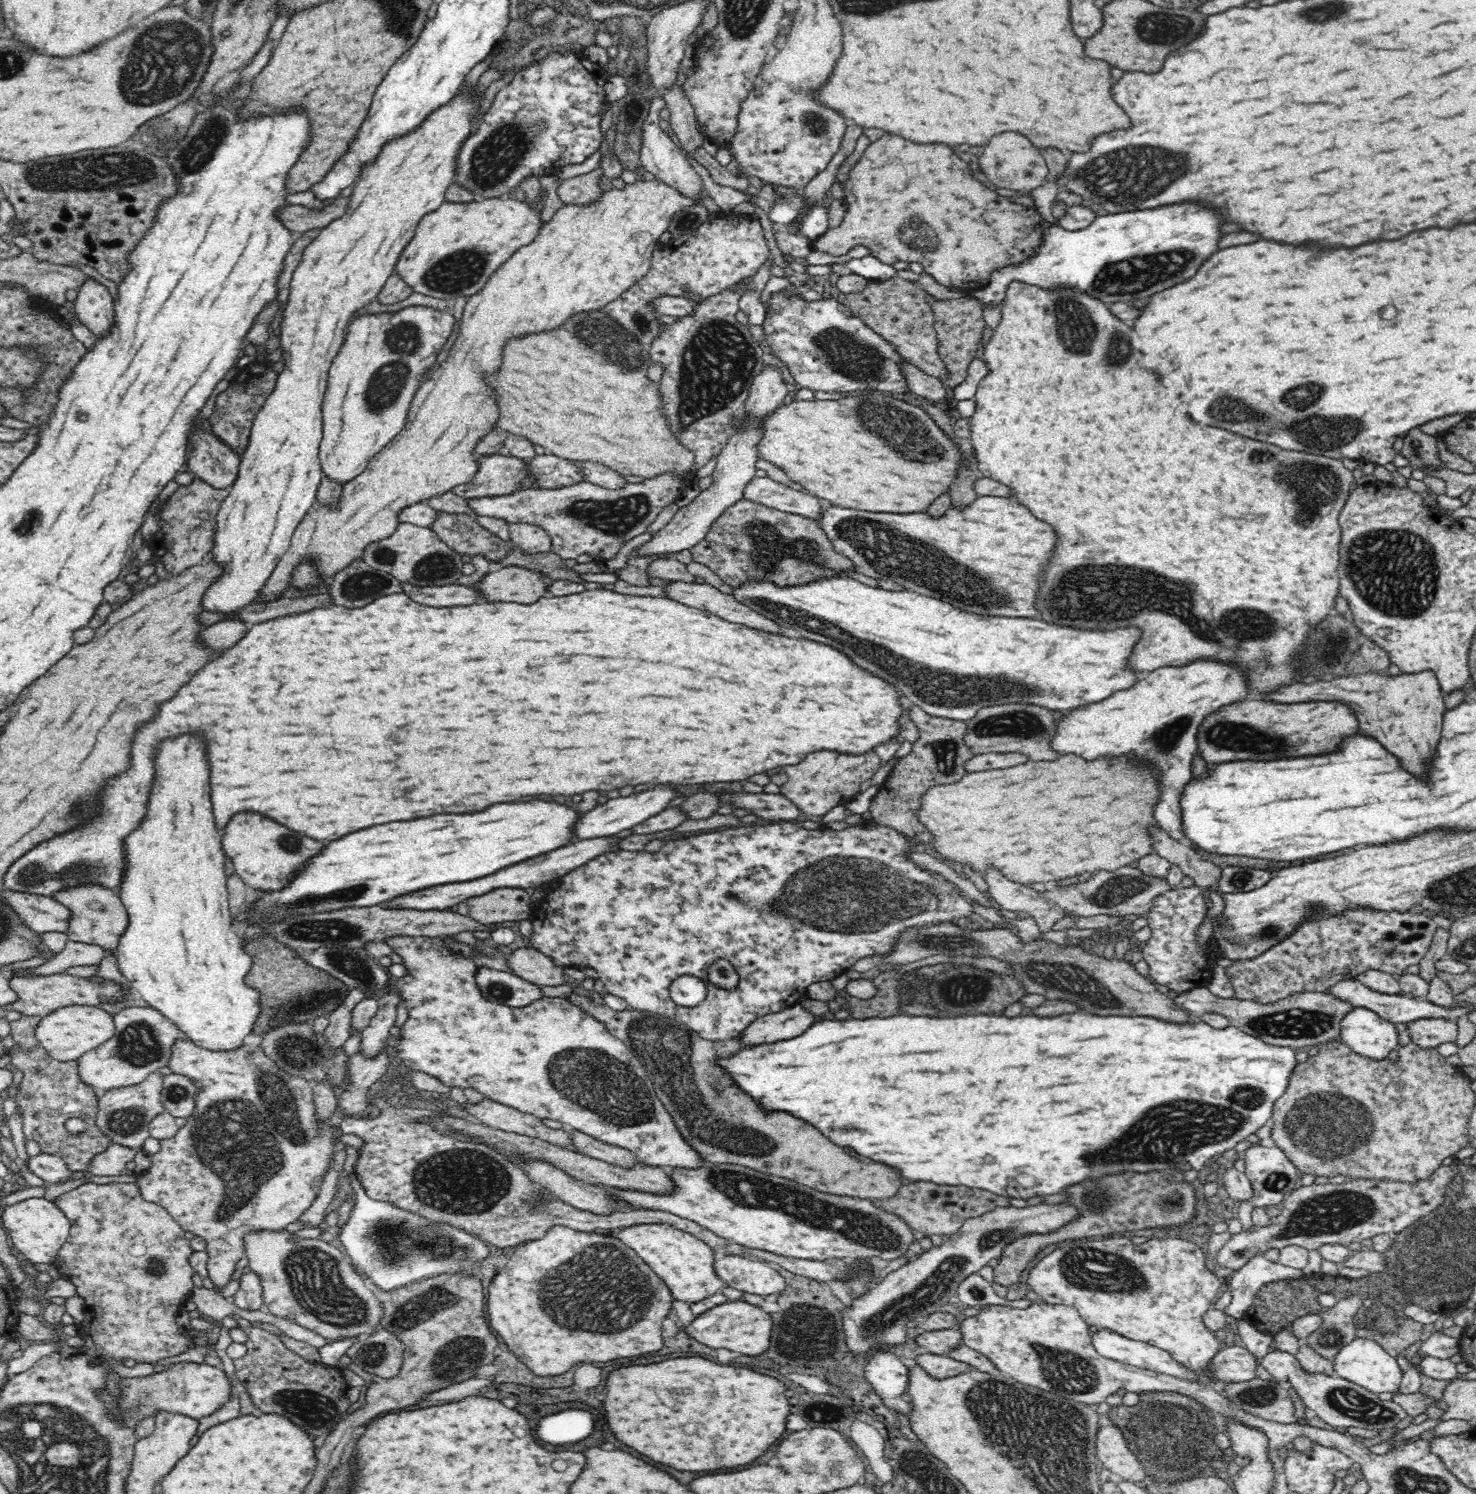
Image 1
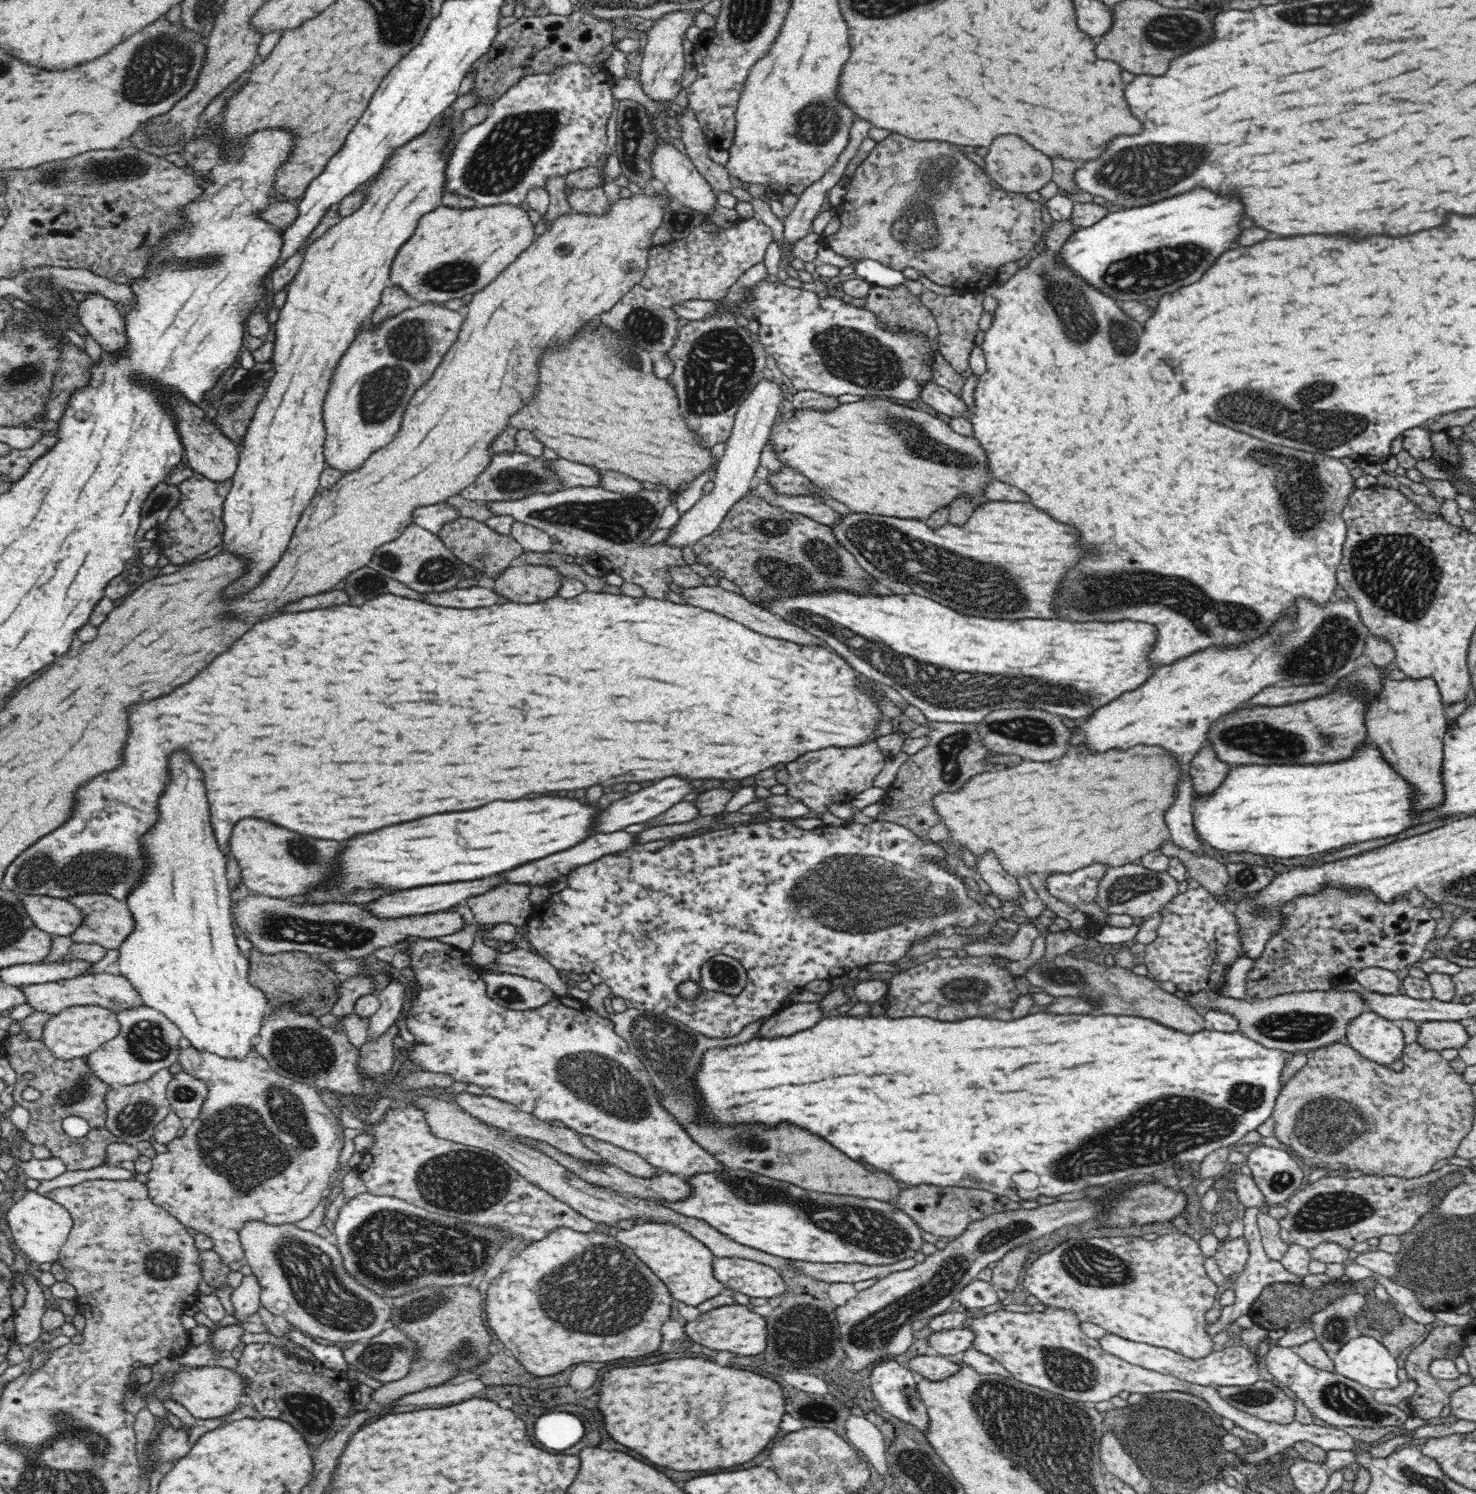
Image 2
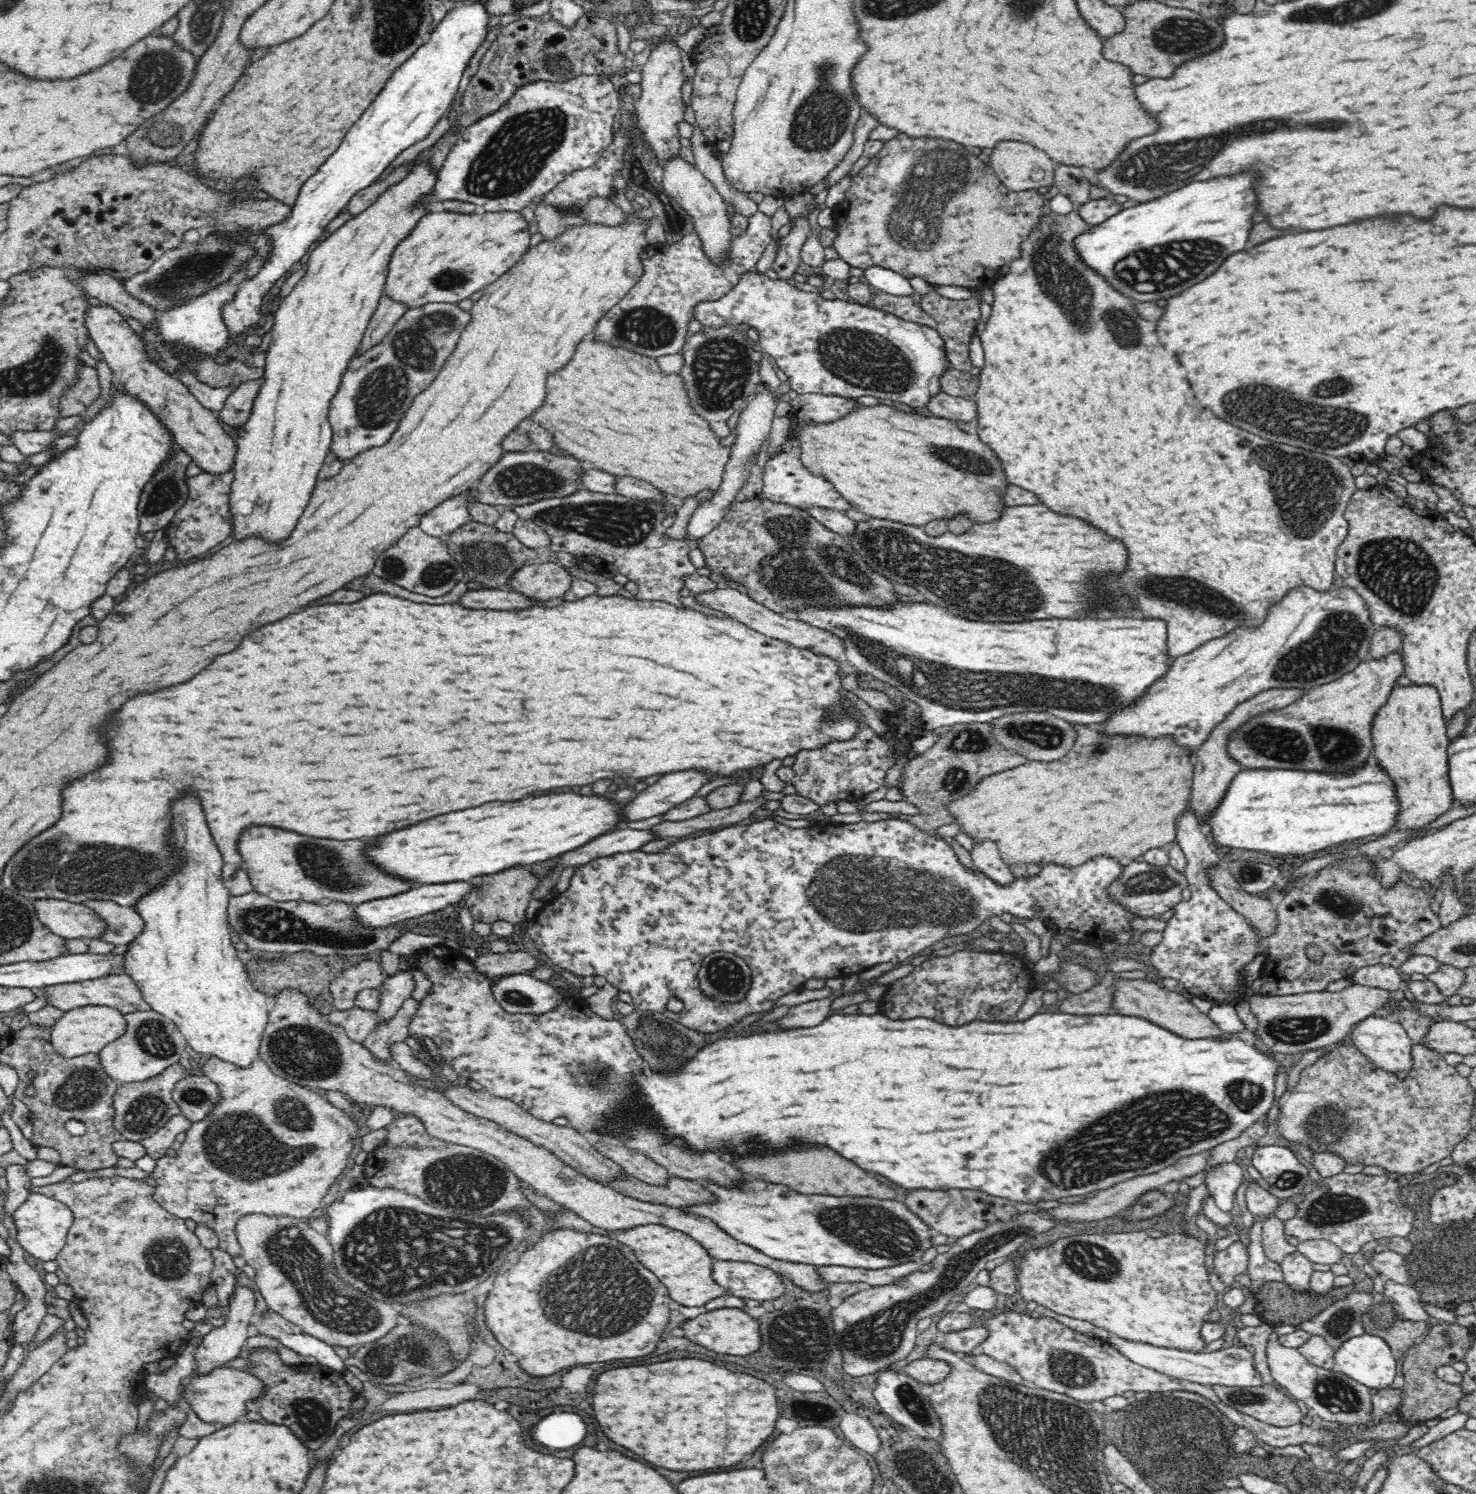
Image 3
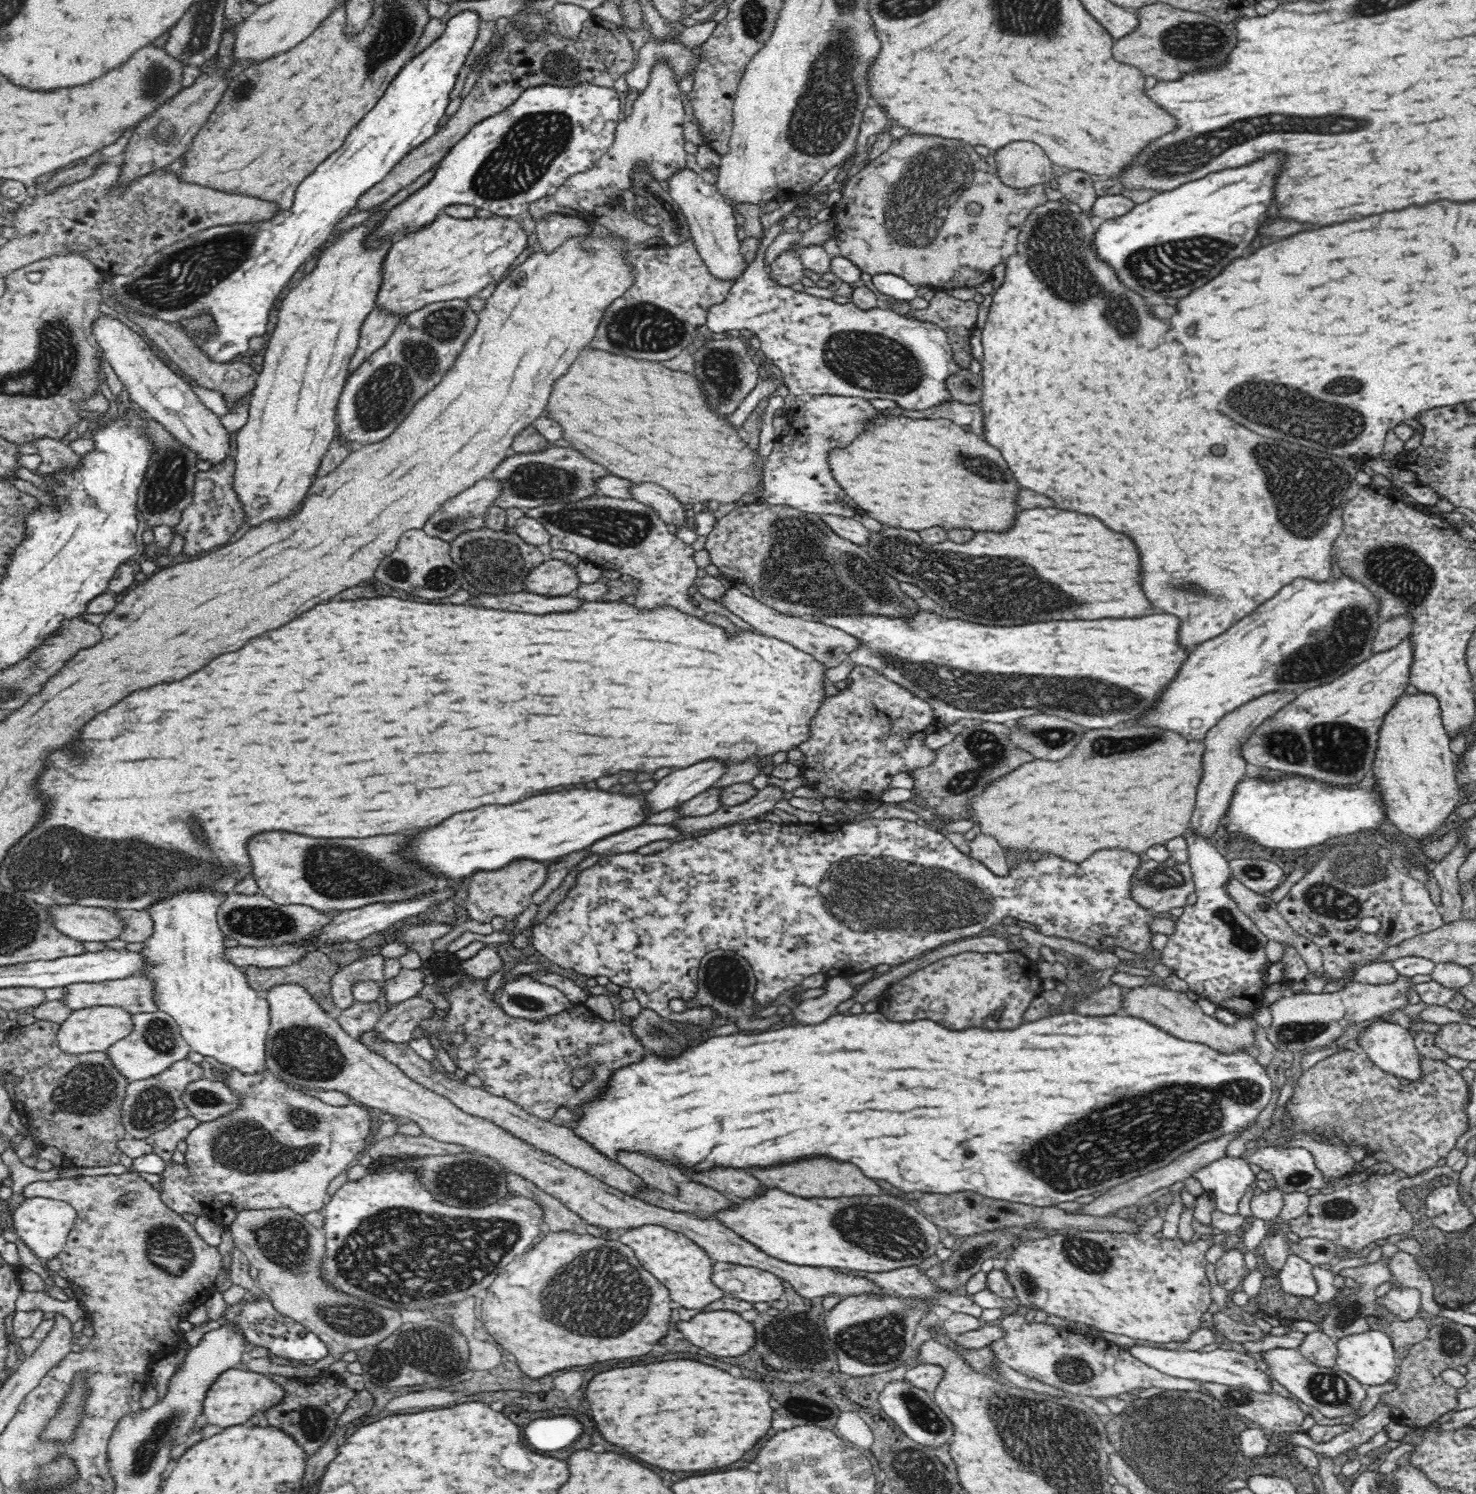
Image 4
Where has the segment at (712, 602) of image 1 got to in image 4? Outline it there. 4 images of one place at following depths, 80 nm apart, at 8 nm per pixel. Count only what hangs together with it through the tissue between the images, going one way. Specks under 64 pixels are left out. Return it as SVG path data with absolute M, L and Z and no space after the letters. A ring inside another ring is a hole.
M733 586L724 590L724 594L720 598L714 598L713 601L730 610L732 614L739 616L744 622L750 624L754 630L766 636L783 640L794 645L798 650L811 654L816 660L826 665L828 669L838 667L844 661L849 661L850 652L858 646L858 639L854 639L854 637L840 631L838 628L826 626L820 622L810 620L808 617L782 614L753 596L744 595Z

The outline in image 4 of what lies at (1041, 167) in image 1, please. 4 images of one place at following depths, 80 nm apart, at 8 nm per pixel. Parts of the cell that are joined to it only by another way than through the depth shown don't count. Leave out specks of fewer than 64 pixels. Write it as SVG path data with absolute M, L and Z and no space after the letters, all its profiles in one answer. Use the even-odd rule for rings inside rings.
M1032 142L1008 143L1006 146L998 148L993 157L1000 180L1013 189L1035 187L1039 184L1046 186L1050 181L1056 179L1059 173L1056 165L1052 164L1052 161L1047 157L1044 149L1032 144Z

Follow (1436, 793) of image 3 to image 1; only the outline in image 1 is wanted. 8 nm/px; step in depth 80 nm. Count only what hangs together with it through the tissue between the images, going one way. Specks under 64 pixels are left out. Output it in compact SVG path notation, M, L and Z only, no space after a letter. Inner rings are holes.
M1422 670L1414 674L1402 672L1389 675L1386 672L1369 671L1355 676L1340 676L1330 682L1314 682L1314 684L1294 684L1278 690L1276 694L1268 694L1266 700L1294 704L1302 700L1338 700L1348 704L1354 710L1354 716L1360 722L1362 734L1374 736L1388 752L1402 760L1402 766L1420 776L1426 770L1426 762L1436 752L1436 744L1442 732L1442 718L1446 706L1442 699L1437 676L1433 670Z

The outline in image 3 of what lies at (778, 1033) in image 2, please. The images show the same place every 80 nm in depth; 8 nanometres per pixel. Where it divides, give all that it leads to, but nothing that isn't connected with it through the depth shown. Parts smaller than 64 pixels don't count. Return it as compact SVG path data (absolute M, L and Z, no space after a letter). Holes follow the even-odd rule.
M839 991L824 1000L812 1000L806 1004L792 1006L790 1012L776 1022L778 1030L794 1030L794 1028L808 1028L808 1026L812 1028L812 1026L822 1024L822 1020L828 1018L831 1003L838 995L841 995Z

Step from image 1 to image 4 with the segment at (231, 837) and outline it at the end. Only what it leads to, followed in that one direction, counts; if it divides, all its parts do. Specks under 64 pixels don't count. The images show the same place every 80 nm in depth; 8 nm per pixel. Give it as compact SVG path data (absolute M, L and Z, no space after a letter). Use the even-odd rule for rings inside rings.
M260 832L248 840L248 856L250 856L252 875L260 894L270 898L278 905L305 905L318 911L329 912L355 910L376 902L409 900L448 887L446 878L432 878L422 872L418 866L402 862L398 858L400 846L406 844L406 838L396 836L374 836L362 840L312 840L310 836L292 834L292 832Z

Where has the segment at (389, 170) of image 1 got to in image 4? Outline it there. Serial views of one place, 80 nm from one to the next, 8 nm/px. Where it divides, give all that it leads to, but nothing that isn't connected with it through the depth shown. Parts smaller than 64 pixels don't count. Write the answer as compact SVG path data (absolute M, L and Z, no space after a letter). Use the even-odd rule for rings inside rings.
M384 209L375 210L362 222L332 236L331 240L315 253L317 257L315 268L307 274L307 276L303 277L298 285L290 290L280 304L277 313L278 321L274 331L271 336L267 336L266 338L262 371L259 372L256 387L252 390L253 393L250 399L247 424L240 430L237 430L233 435L235 473L233 474L232 487L234 487L234 491L236 491L236 497L238 497L240 505L242 505L242 511L244 511L245 514L244 525L248 526L248 528L260 526L260 524L264 524L264 522L268 522L268 520L282 520L282 518L288 518L288 516L292 516L294 512L300 510L300 506L302 506L302 502L304 502L309 488L313 485L314 481L312 481L312 478L316 478L322 458L326 456L326 452L328 452L328 448L330 448L330 444L335 438L337 432L337 424L334 422L336 406L338 405L339 397L342 395L344 386L346 385L346 378L349 374L349 364L352 355L357 349L362 325L367 319L367 316L377 306L377 294L383 280L383 264L390 247L394 244L393 240L389 240L389 238L377 238L377 234L375 234L379 226L384 222L387 212L388 210Z

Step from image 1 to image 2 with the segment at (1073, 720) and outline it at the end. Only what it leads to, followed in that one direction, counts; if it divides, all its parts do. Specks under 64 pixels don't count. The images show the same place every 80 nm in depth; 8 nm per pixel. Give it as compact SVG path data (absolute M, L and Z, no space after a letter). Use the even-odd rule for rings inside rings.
M1352 599L1340 601L1330 600L1322 608L1308 600L1298 600L1298 616L1296 622L1280 620L1270 634L1252 640L1246 646L1238 648L1208 648L1202 652L1196 652L1194 656L1188 656L1186 660L1178 660L1170 666L1158 667L1152 672L1152 676L1146 678L1144 684L1136 688L1134 692L1124 692L1124 696L1118 696L1118 700L1112 700L1106 704L1106 708L1098 708L1090 712L1090 716L1084 718L1084 722L1070 729L1068 736L1068 748L1084 747L1090 748L1092 754L1106 752L1112 748L1128 750L1136 744L1146 746L1158 746L1172 752L1176 762L1180 762L1182 768L1182 782L1178 784L1178 792L1174 798L1174 804L1166 810L1166 824L1170 828L1170 839L1176 846L1189 850L1194 854L1204 854L1204 844L1198 840L1198 834L1192 826L1192 798L1194 788L1188 776L1188 762L1196 756L1199 749L1204 746L1206 732L1210 724L1220 716L1234 711L1234 708L1246 704L1254 695L1257 695L1266 686L1302 686L1302 684L1335 684L1343 679L1356 668L1356 659L1364 654L1366 639L1370 633L1366 625L1358 618L1358 609Z

